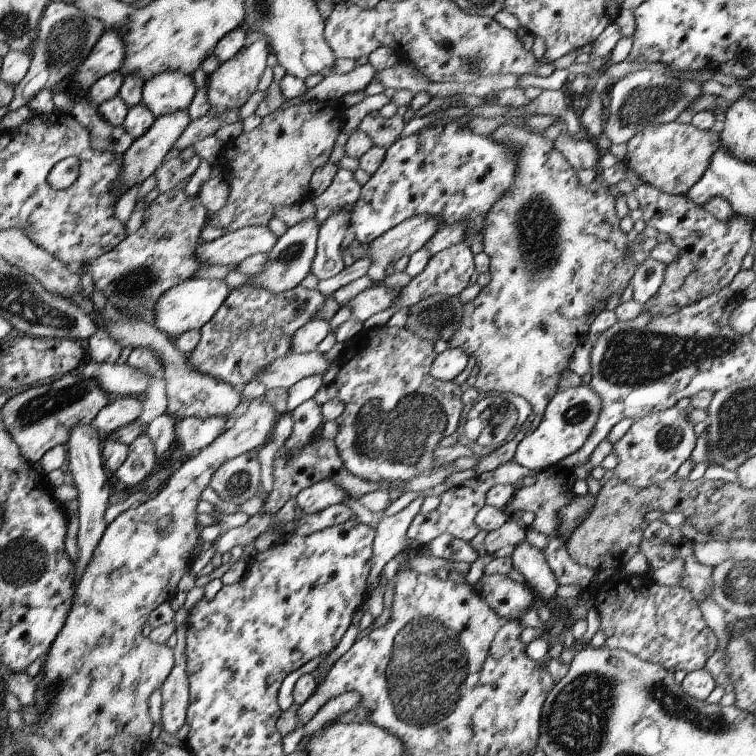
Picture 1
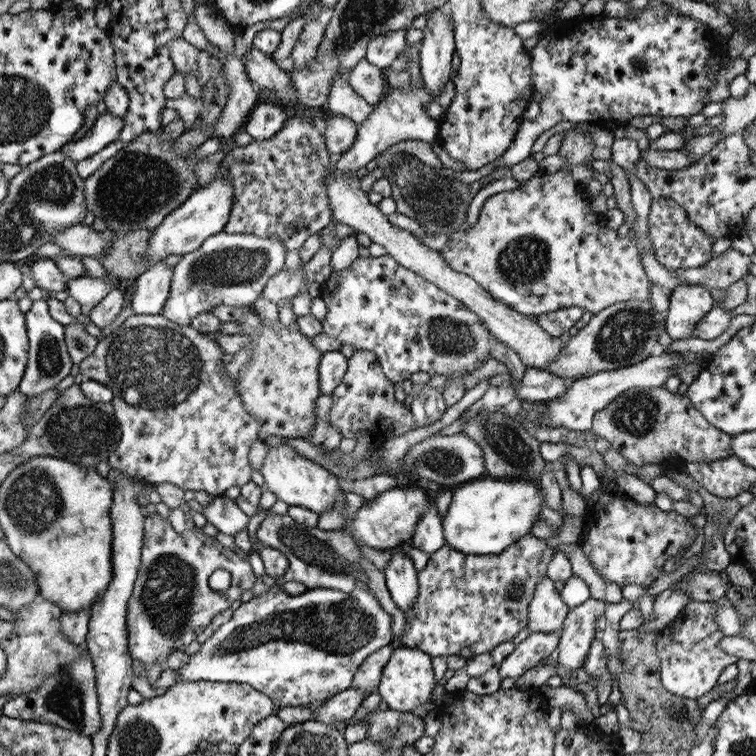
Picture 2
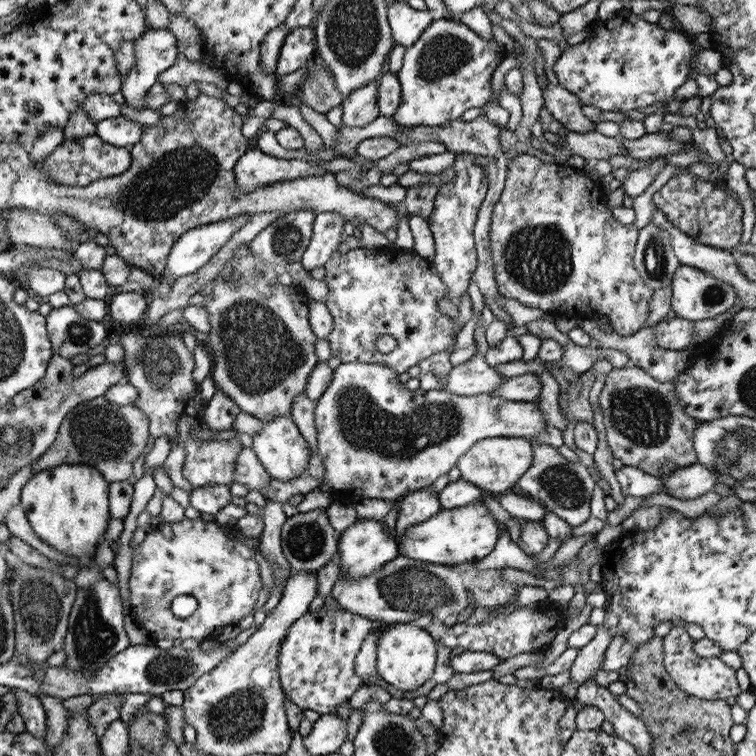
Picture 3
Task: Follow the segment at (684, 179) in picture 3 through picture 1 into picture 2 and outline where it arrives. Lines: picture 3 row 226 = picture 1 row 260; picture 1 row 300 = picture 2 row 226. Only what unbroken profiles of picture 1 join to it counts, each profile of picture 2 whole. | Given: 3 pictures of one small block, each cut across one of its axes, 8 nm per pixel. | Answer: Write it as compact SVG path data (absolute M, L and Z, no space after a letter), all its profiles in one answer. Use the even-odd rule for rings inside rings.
M659 198L651 204L651 212L647 216L647 232L655 260L671 272L679 268L699 268L711 260L711 248L715 242L709 240L695 224L691 224L691 220L687 220L685 212L671 198Z

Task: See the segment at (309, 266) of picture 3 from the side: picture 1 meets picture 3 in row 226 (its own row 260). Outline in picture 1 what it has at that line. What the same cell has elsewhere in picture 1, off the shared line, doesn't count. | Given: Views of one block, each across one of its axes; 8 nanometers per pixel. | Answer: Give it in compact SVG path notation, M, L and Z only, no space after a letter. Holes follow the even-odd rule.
M339 208L321 224L317 234L317 252L311 262L311 274L317 280L329 280L345 268L341 242L345 238L349 222L351 222L351 210Z

